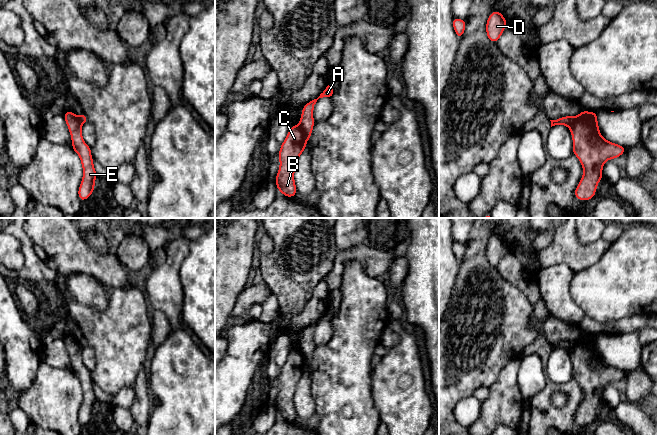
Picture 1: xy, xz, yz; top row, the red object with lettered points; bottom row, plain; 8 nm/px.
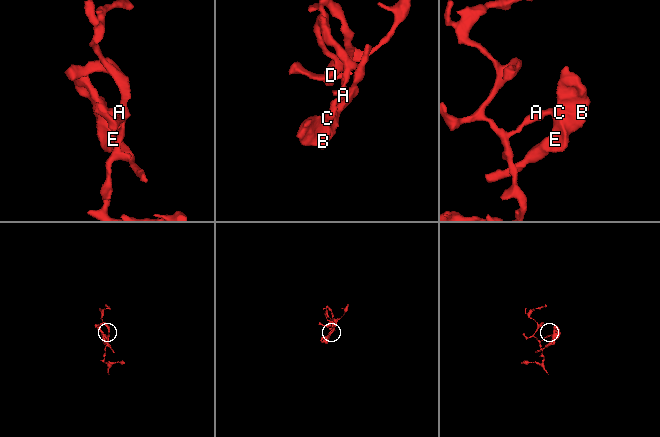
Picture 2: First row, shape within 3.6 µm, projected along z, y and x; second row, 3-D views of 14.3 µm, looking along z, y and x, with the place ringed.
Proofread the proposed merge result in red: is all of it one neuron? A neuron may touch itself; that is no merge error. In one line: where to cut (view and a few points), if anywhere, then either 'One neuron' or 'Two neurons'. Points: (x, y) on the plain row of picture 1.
Split along xz (299, 349), (306, 365). Two neurons

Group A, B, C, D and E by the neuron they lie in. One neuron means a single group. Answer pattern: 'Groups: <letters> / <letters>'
Groups: A D / B C E

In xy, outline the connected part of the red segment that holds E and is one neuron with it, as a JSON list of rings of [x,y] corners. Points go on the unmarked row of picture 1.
[[[70,334],[63,338],[72,363],[72,373],[78,378],[83,391],[83,402],[78,413],[80,425],[85,425],[94,415],[96,394],[91,379],[91,371],[84,364],[81,356],[82,347],[78,341]]]

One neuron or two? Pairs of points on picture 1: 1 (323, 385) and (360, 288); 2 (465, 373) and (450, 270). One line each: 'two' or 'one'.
1: one
2: two

